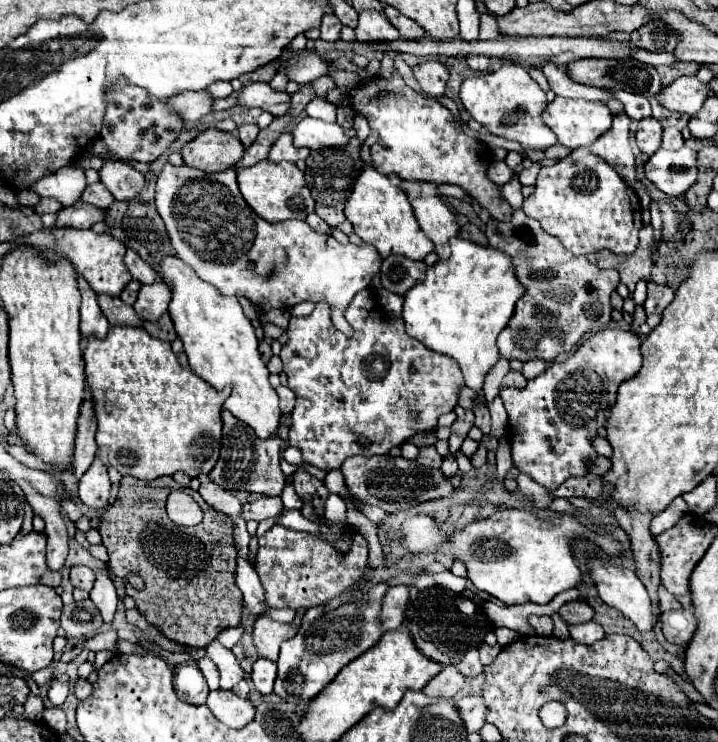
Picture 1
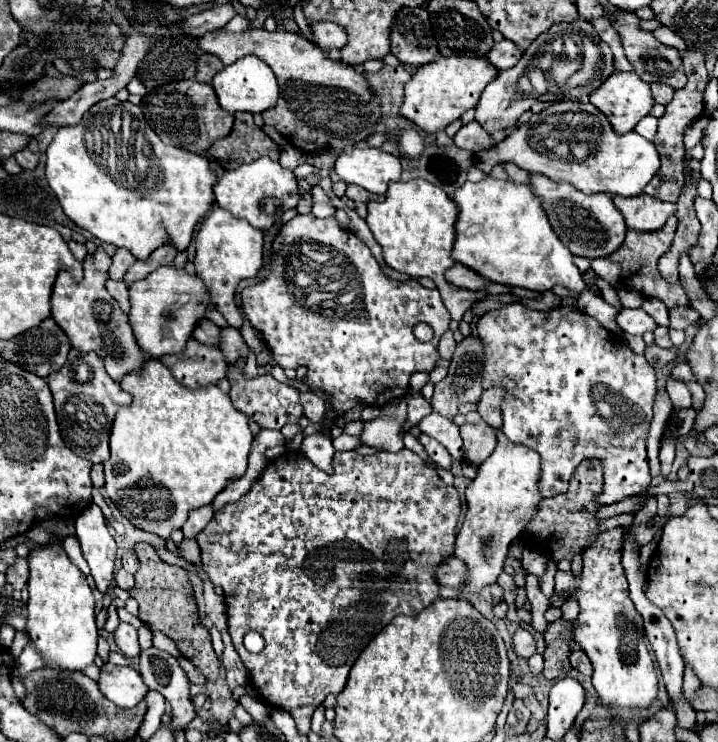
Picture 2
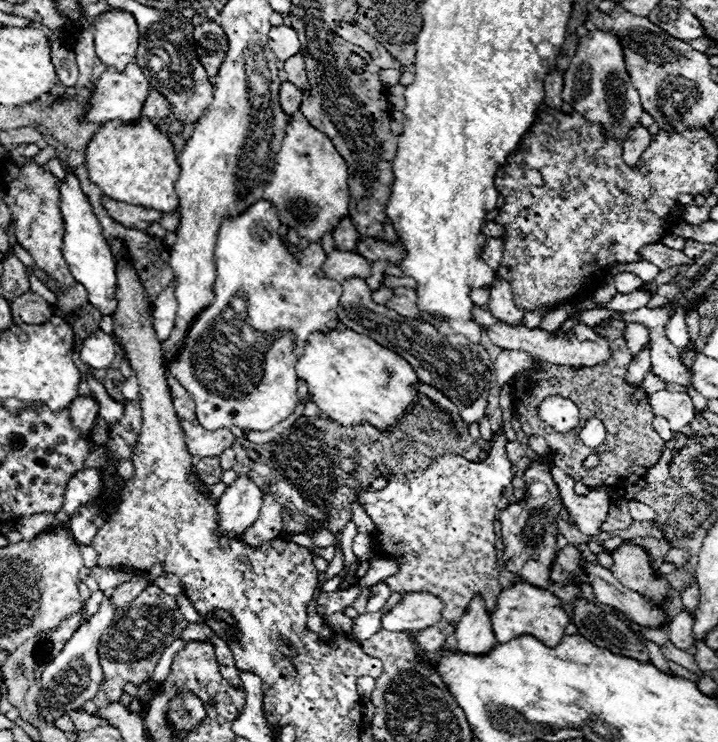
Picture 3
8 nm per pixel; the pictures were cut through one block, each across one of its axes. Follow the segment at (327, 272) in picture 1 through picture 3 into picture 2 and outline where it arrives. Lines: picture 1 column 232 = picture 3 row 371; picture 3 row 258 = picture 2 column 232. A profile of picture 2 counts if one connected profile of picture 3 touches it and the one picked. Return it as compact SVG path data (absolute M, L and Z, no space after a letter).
M214 208L202 222L196 238L196 276L206 284L210 302L214 308L226 318L226 322L234 328L240 328L242 315L236 308L234 294L244 278L254 278L258 270L262 268L262 256L264 256L264 232L254 228L248 220L234 218L228 210Z

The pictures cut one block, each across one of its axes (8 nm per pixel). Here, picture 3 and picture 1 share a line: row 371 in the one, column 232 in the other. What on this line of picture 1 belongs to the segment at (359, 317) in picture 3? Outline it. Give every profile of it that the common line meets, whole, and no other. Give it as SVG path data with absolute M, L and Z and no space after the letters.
M222 410L222 422L222 450L216 466L210 472L210 480L226 490L246 490L268 496L280 496L282 488L286 486L286 476L280 470L280 436L258 438L248 424L236 420L228 410Z

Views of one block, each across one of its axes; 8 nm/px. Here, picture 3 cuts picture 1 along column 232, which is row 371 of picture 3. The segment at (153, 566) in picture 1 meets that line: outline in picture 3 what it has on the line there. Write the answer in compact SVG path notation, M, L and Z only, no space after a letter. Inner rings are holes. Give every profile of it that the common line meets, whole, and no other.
M604 320L602 324L598 324L602 334L606 334L606 340L610 342L610 348L614 350L614 358L610 358L610 362L606 366L592 366L592 368L586 368L586 366L570 368L568 366L568 368L564 368L564 366L552 366L552 364L544 362L540 372L518 374L516 384L514 384L514 404L520 414L524 434L526 436L538 434L538 436L546 438L548 446L558 454L558 458L554 458L554 466L562 468L568 476L584 482L590 488L594 488L598 484L604 484L610 488L634 486L638 480L642 480L646 470L656 464L656 460L660 458L662 446L664 446L664 440L652 428L654 414L648 404L648 394L642 392L638 386L630 386L624 382L624 374L632 360L632 352L628 350L628 346L622 338L622 326L626 326L626 324L618 322L618 320ZM548 396L570 398L580 410L580 416L582 416L580 424L564 434L554 432L554 428L546 426L538 416L538 408L540 408L542 400ZM590 418L602 420L602 424L606 426L606 432L610 432L610 434L606 434L604 442L598 448L588 448L584 444L578 444L578 432L582 430L584 422ZM588 454L600 456L598 468L586 470L582 466L582 462L586 460Z

